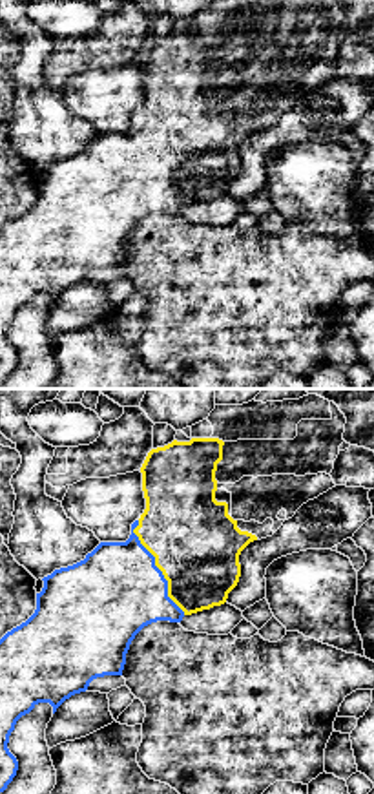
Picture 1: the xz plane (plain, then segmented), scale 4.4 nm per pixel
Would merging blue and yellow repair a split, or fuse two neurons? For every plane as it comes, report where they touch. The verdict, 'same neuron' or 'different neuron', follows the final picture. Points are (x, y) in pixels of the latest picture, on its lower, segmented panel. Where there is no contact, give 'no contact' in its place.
meets blue at (157, 568)

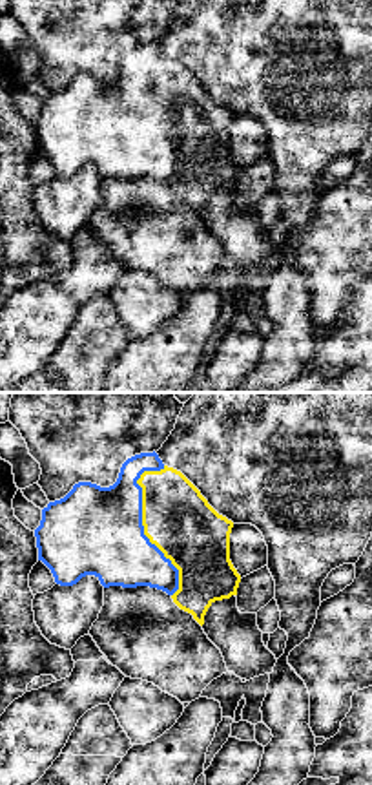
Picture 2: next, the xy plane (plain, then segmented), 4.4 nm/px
meets blue at (141, 524)

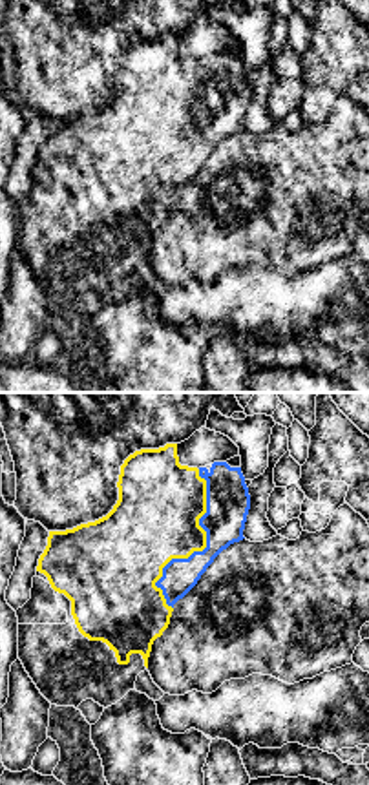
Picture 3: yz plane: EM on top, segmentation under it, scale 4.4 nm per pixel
meets blue at (203, 550)

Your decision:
same neuron

